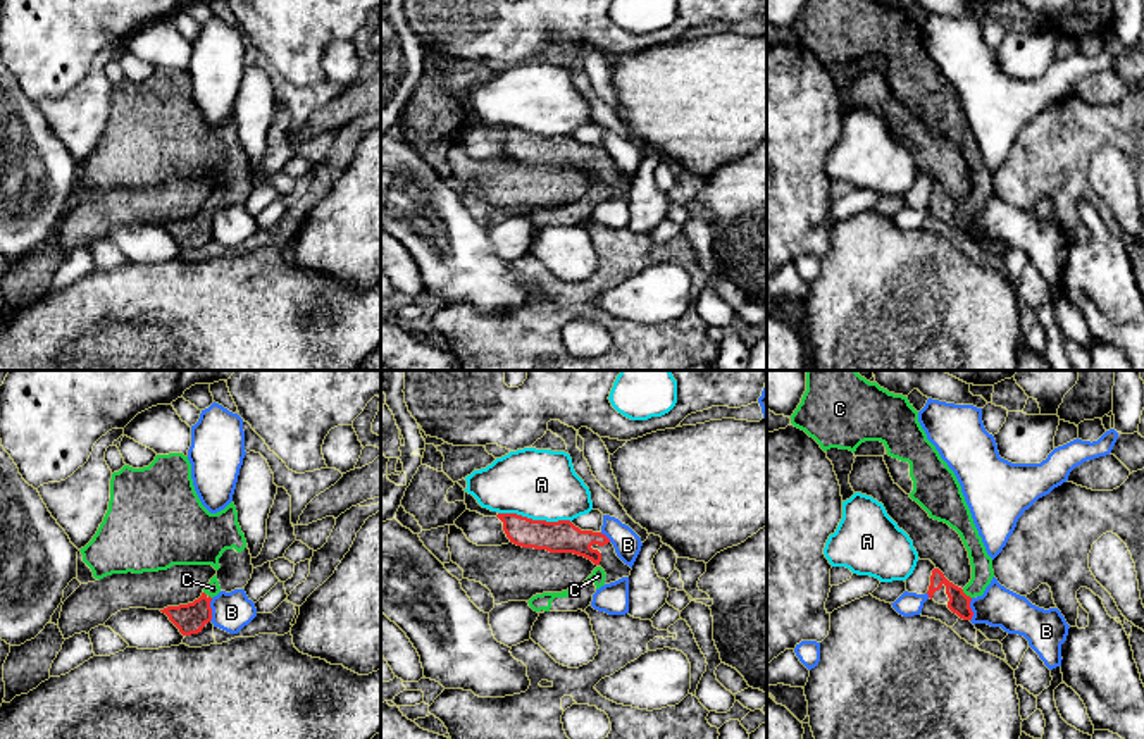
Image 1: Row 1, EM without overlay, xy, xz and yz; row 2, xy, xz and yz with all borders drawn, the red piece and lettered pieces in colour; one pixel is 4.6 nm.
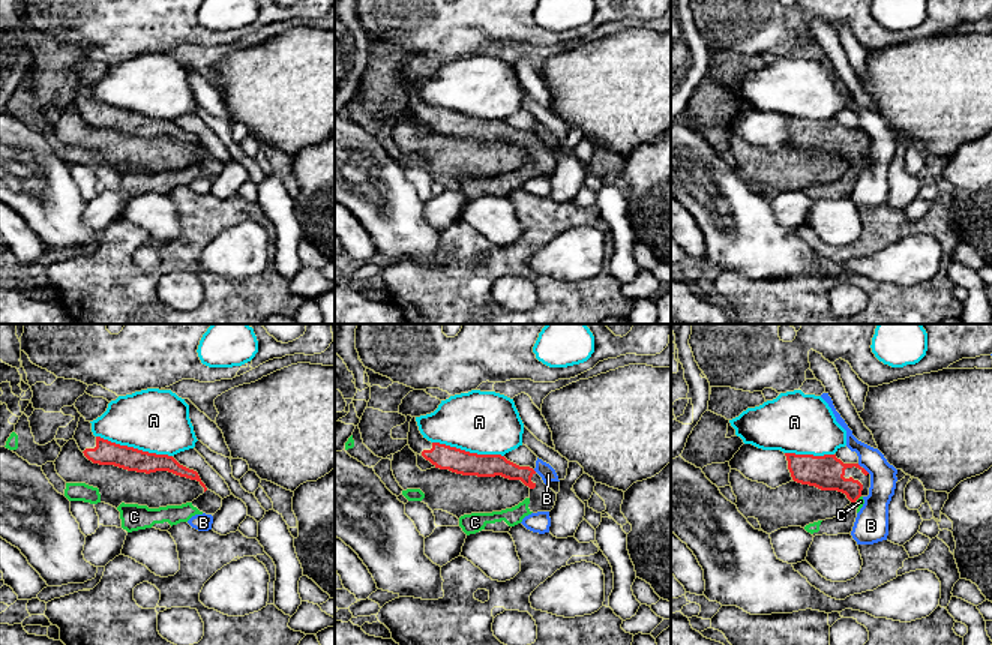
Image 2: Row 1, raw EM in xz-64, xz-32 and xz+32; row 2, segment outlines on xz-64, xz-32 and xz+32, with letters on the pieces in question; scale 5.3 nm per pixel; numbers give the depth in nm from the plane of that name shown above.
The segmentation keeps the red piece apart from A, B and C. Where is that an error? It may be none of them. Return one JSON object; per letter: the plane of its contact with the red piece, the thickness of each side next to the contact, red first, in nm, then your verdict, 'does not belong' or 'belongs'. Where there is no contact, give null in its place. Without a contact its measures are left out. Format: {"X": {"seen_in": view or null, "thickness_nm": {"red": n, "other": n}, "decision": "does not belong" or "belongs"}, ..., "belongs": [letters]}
{"A": {"seen_in": "xz", "thickness_nm": {"red": 150, "other": 340}, "decision": "does not belong"}, "B": {"seen_in": "xy", "thickness_nm": {"red": 140, "other": 180}, "decision": "does not belong"}, "C": {"seen_in": "yz", "thickness_nm": {"red": 100, "other": 100}, "decision": "belongs"}, "belongs": ["C"]}

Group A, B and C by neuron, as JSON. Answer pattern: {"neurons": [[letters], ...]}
{"neurons": [["A"], ["B"], ["C"]]}

